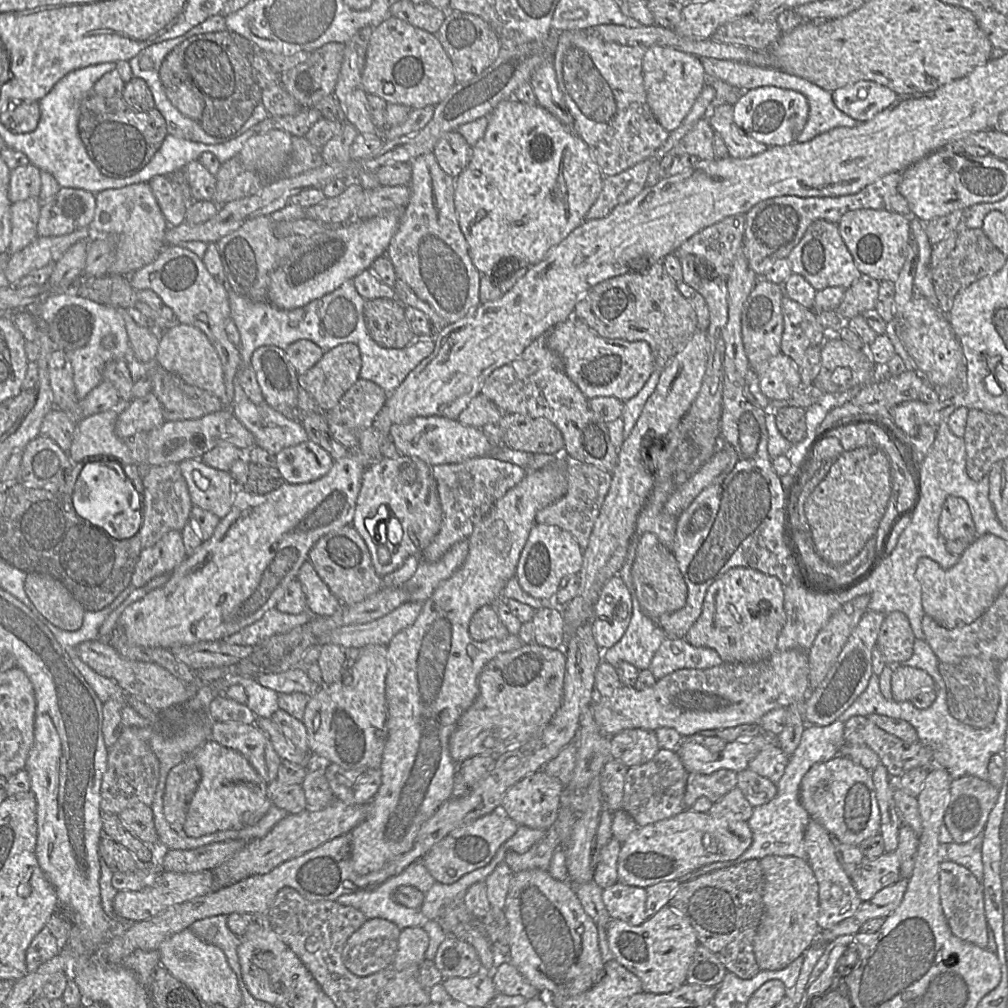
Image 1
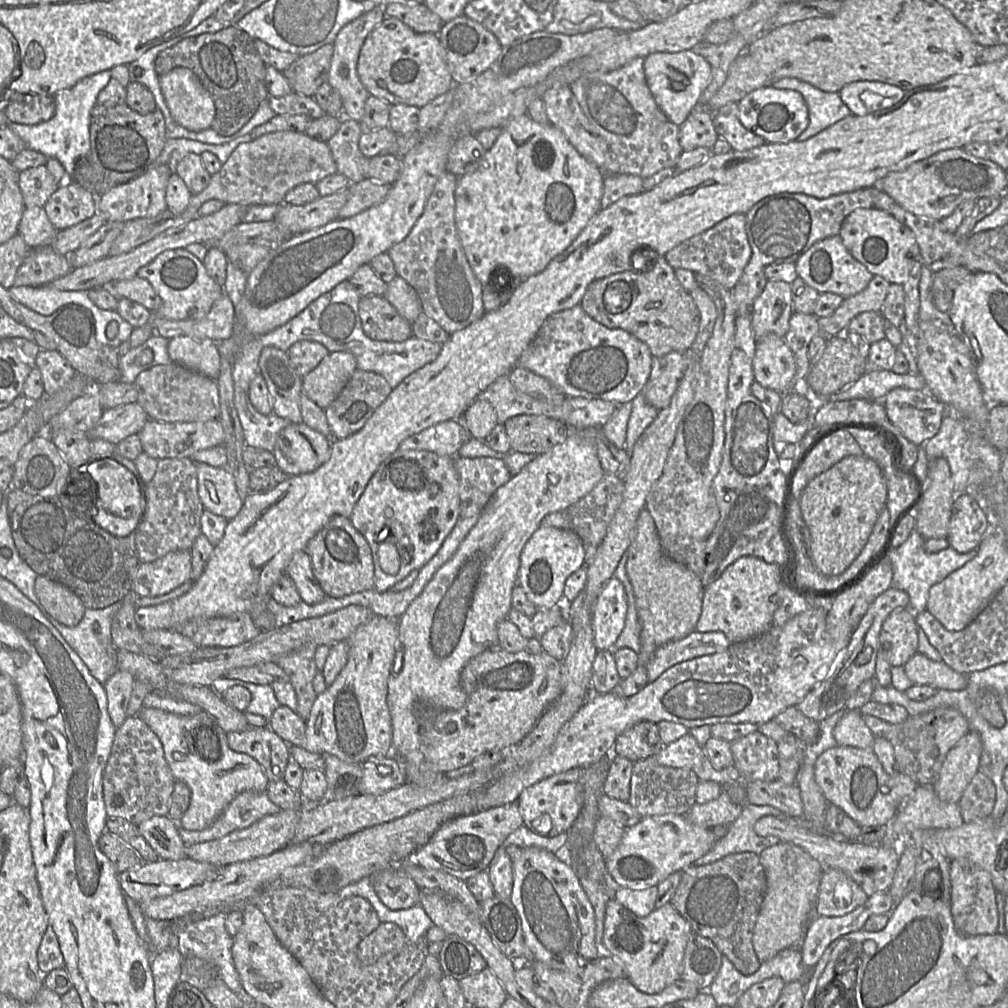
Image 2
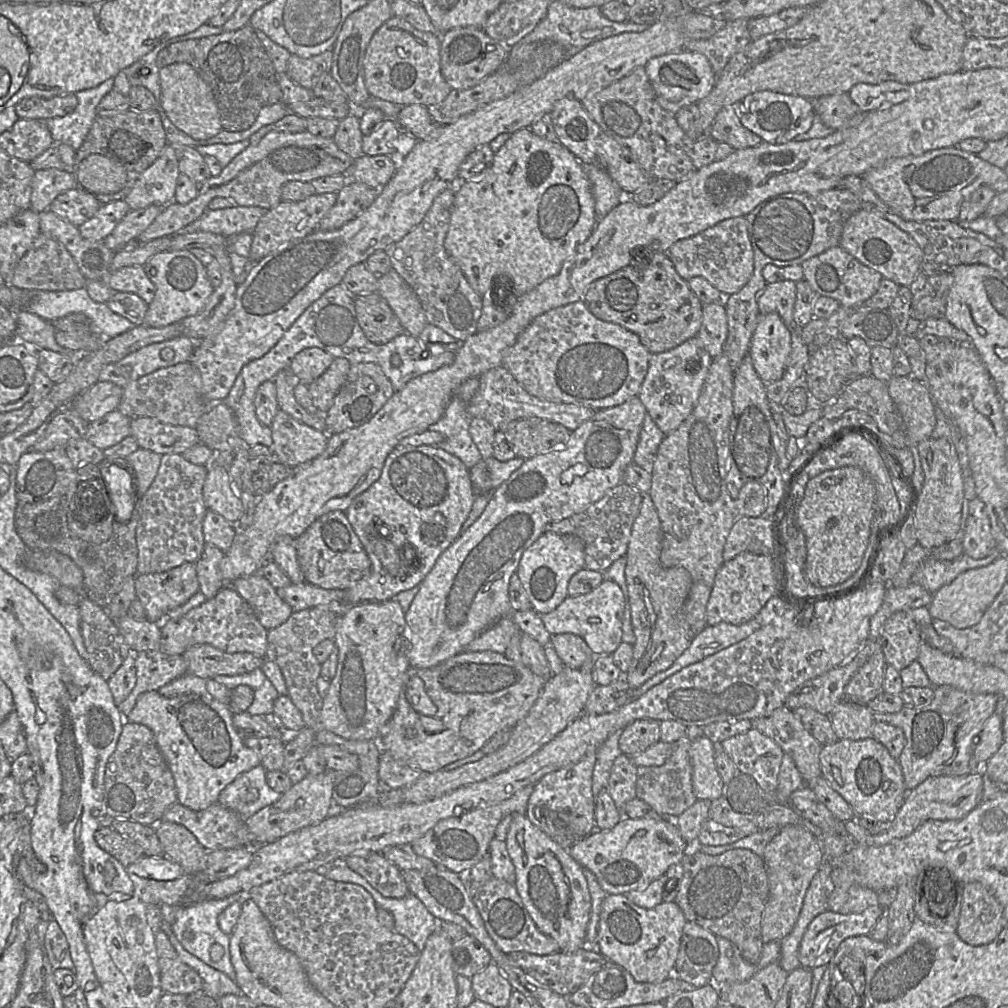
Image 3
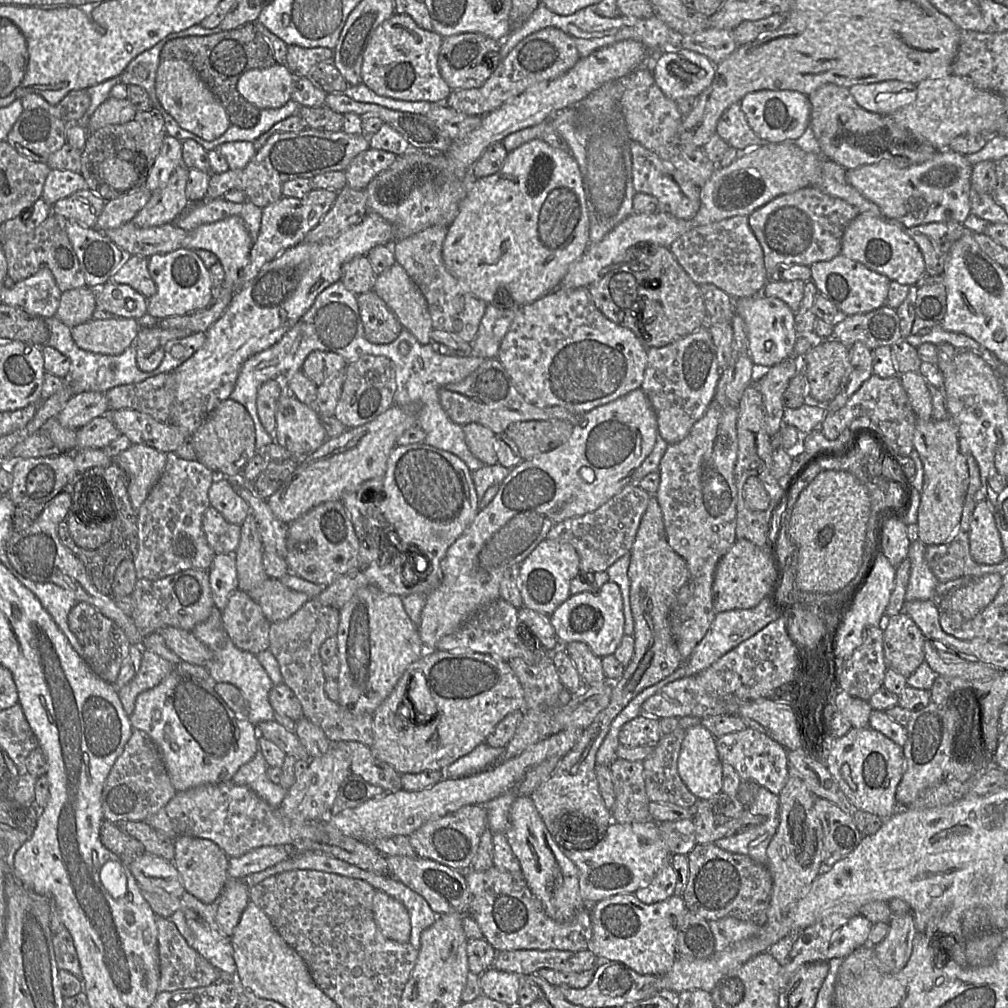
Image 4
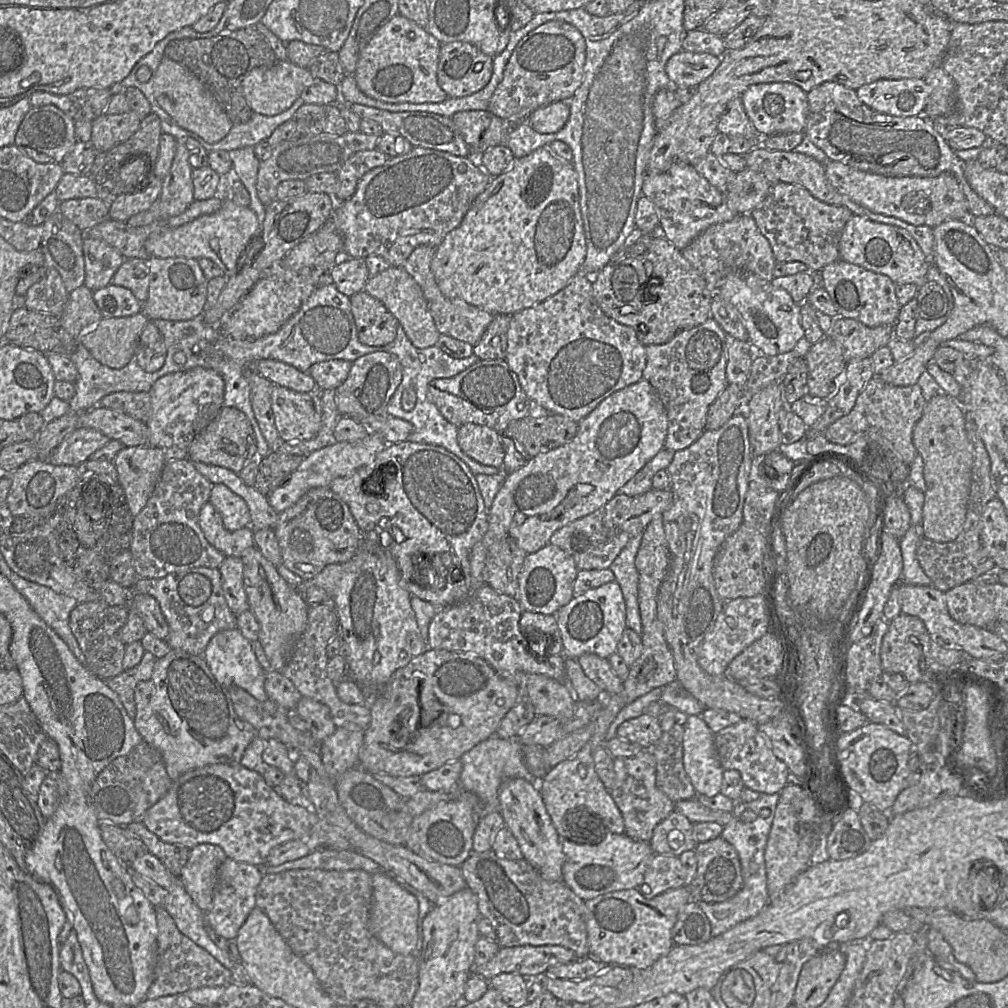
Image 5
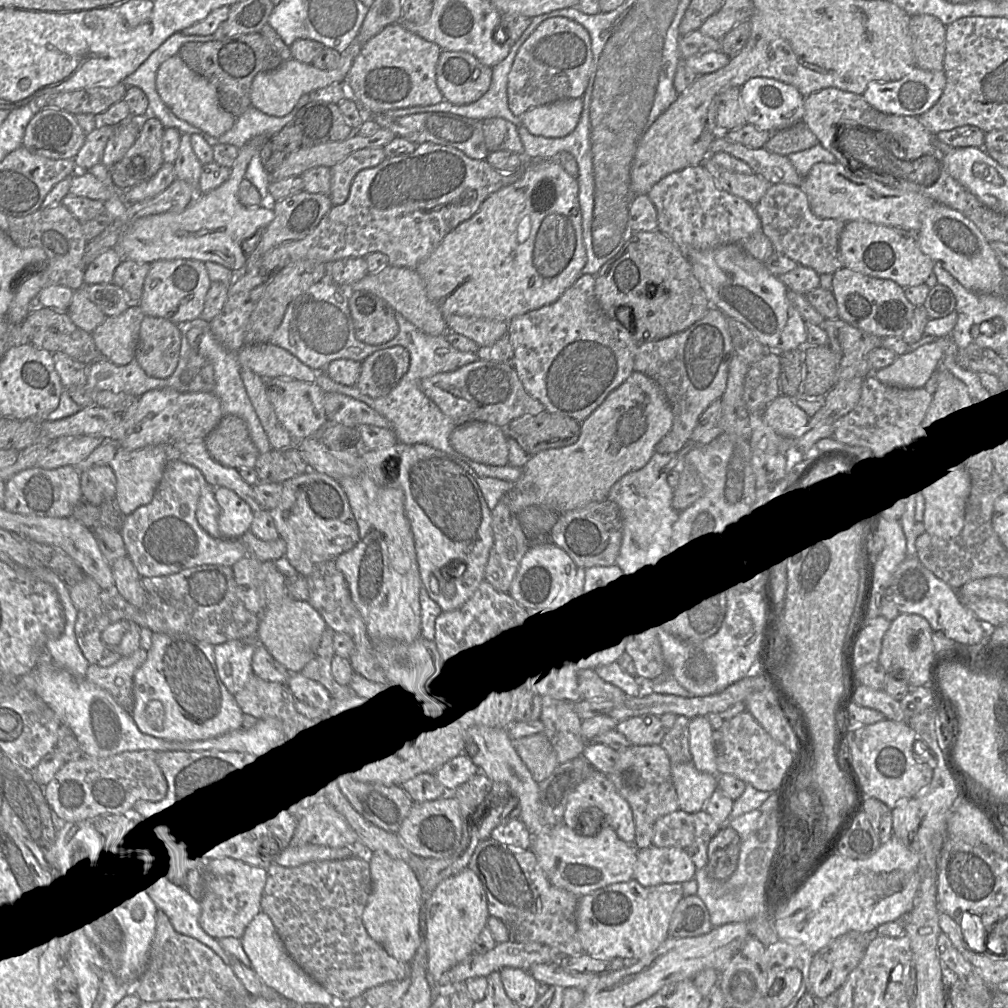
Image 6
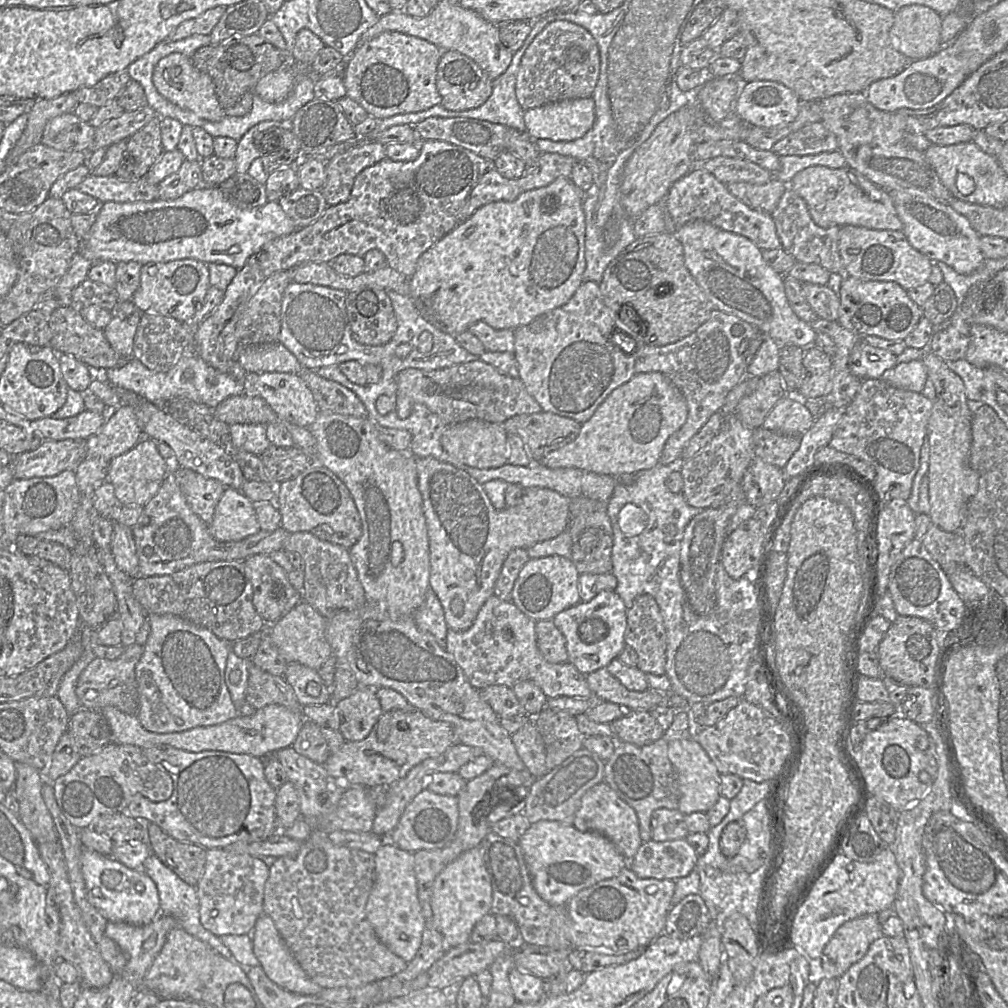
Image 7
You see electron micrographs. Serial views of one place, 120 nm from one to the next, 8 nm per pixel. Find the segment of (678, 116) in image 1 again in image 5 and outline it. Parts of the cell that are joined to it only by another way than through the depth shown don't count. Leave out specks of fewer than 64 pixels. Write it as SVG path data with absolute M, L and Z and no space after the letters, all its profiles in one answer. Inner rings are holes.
M681 50L670 57L665 71L674 88L697 87L714 73L720 63L721 57Z

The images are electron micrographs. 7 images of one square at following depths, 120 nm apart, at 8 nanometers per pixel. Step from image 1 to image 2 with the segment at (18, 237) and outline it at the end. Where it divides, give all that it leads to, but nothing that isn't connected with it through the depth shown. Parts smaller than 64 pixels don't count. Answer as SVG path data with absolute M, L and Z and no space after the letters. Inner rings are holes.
M26 207L18 227L20 234L30 248L51 246L58 234L43 207Z

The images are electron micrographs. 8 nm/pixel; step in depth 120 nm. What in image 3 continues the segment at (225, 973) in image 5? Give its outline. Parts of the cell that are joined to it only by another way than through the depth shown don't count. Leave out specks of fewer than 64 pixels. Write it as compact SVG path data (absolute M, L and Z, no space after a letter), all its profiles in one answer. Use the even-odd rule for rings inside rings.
M164 932L155 933L155 945L164 993L189 995L203 990L200 975L181 961Z

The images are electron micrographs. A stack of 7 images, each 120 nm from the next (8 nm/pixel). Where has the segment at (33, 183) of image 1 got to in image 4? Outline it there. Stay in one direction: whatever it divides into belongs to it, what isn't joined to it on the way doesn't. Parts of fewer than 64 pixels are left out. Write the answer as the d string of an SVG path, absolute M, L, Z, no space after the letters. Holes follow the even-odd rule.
M51 169L43 185L41 199L52 207L58 200L86 189L87 183L80 173Z

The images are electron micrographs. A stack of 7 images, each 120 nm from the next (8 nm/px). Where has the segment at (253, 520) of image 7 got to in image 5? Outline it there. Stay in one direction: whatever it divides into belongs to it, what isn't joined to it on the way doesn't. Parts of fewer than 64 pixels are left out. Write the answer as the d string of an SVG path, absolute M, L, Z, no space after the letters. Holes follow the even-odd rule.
M214 484L209 500L220 513L225 528L235 531L250 526L251 515L245 500L224 484Z

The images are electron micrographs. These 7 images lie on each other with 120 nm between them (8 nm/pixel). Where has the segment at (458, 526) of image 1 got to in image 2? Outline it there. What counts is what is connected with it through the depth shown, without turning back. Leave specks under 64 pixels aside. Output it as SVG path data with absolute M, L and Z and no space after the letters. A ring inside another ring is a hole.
M453 457L459 478L459 518L479 516L495 491L512 477L503 459Z

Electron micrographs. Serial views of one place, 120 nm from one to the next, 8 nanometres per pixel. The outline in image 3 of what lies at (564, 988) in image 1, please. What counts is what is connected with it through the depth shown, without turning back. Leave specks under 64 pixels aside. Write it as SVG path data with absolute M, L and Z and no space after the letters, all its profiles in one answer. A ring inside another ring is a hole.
M513 814L506 837L506 847L515 867L515 886L521 900L537 928L553 938L559 952L572 953L586 946L585 937L591 912L591 898L583 867L566 850L536 827L526 814Z

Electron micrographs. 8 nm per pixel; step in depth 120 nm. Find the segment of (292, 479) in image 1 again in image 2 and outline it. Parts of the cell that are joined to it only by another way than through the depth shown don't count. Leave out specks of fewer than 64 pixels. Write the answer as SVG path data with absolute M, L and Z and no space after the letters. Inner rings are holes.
M291 423L276 438L276 465L289 476L313 472L329 459L332 440L304 423Z

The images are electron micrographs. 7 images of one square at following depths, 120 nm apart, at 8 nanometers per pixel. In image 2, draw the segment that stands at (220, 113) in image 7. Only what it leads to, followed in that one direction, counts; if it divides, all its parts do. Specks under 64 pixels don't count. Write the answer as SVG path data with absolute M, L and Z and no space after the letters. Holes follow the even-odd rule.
M178 67L159 76L159 84L173 119L191 131L211 127L214 102L194 72Z

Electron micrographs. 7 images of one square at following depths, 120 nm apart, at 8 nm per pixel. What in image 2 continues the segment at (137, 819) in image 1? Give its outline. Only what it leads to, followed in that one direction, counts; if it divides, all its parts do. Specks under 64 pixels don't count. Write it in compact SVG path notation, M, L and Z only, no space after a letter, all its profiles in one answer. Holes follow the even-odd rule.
M165 815L153 816L137 826L160 859L181 860L186 858L186 845L179 836L177 823Z

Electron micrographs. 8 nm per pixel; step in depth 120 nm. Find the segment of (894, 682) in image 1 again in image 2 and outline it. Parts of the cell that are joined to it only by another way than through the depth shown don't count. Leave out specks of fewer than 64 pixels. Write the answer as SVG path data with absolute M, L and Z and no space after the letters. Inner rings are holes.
M916 652L903 666L913 685L928 685L936 690L964 690L968 685L967 675L958 673L943 661L936 662Z

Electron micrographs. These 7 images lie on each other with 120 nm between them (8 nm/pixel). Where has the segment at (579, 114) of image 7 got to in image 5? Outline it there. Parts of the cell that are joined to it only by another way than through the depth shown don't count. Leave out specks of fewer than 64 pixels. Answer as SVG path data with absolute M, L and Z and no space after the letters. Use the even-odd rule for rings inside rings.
M554 102L538 108L525 120L536 132L541 134L555 133L567 123L570 115L568 102Z

